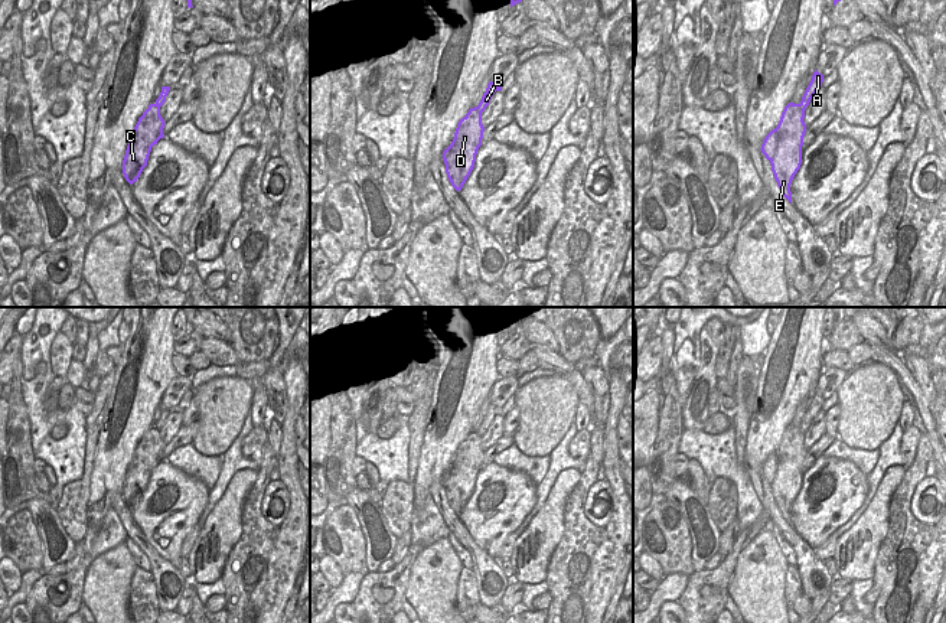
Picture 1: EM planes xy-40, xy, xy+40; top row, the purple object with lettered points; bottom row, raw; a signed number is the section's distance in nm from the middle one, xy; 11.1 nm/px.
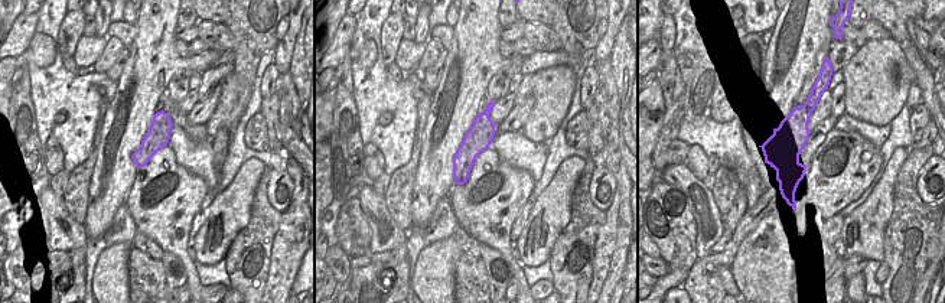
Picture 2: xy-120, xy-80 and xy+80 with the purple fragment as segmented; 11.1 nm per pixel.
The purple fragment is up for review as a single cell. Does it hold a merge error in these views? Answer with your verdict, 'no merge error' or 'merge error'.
merge error

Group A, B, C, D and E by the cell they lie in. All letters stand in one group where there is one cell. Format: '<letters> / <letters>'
A B / C D E

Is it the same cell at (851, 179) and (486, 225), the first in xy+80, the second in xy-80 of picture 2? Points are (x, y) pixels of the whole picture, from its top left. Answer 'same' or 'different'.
same

